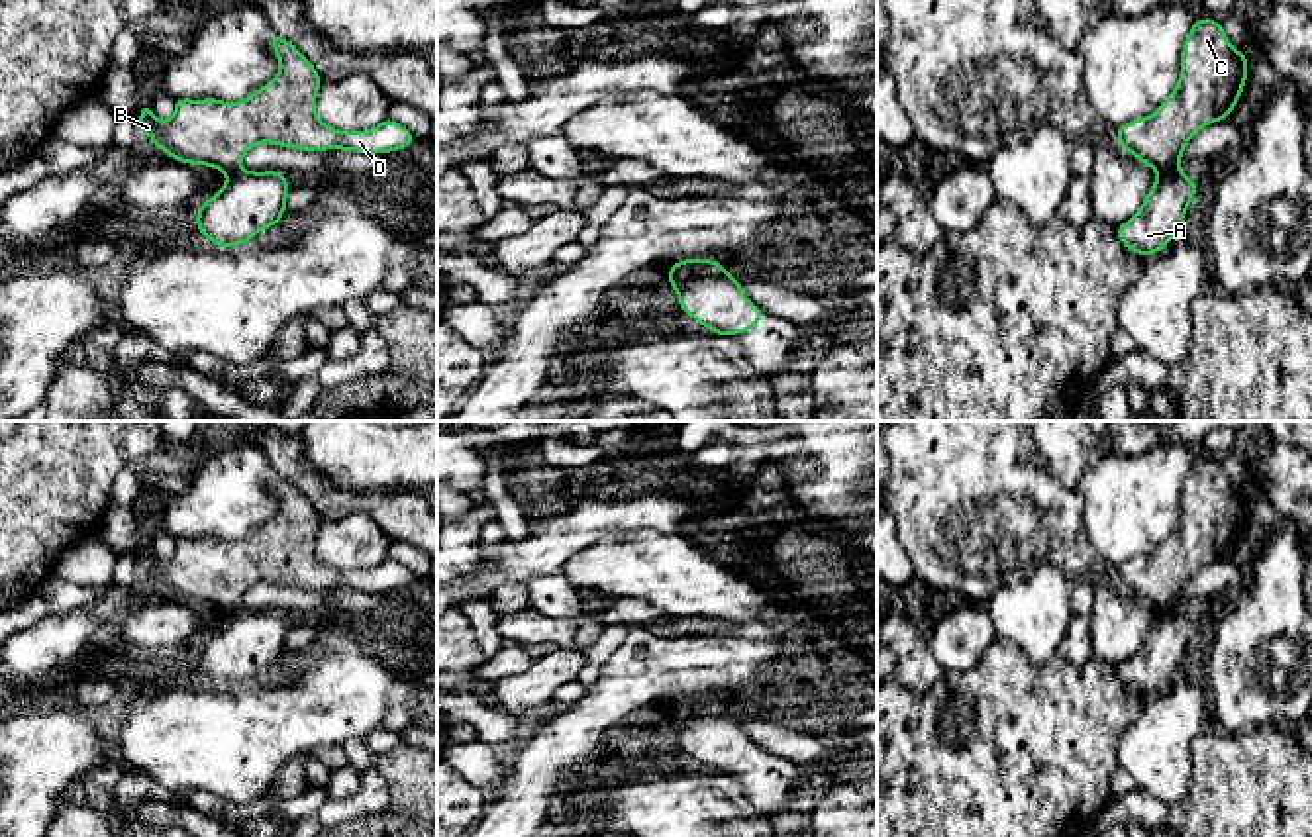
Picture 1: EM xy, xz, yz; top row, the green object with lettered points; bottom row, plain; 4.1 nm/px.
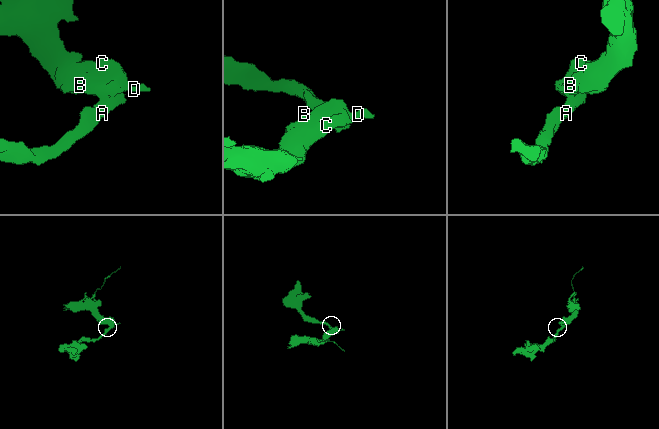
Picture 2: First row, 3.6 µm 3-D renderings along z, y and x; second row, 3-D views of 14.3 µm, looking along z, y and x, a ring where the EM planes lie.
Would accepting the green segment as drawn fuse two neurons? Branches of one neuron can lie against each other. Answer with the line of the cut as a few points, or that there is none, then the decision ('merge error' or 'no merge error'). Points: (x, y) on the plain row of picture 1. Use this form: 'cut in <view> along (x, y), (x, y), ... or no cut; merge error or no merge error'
cut in yz along (1177, 608), (1160, 612); merge error

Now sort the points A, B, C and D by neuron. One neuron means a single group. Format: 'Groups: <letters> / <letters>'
Groups: A / B C D

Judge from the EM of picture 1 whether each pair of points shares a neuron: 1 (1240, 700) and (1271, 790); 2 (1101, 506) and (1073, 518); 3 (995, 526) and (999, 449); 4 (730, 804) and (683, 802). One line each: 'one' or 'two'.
1: two
2: two
3: one
4: one

